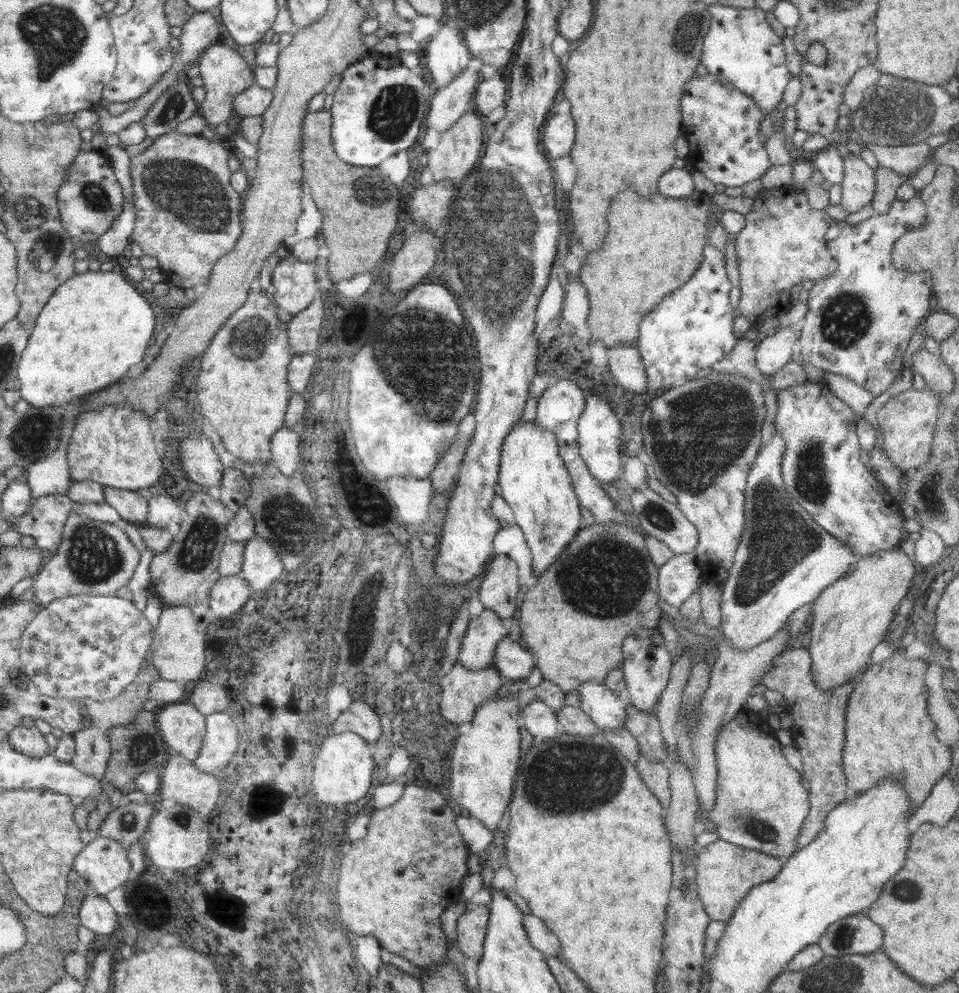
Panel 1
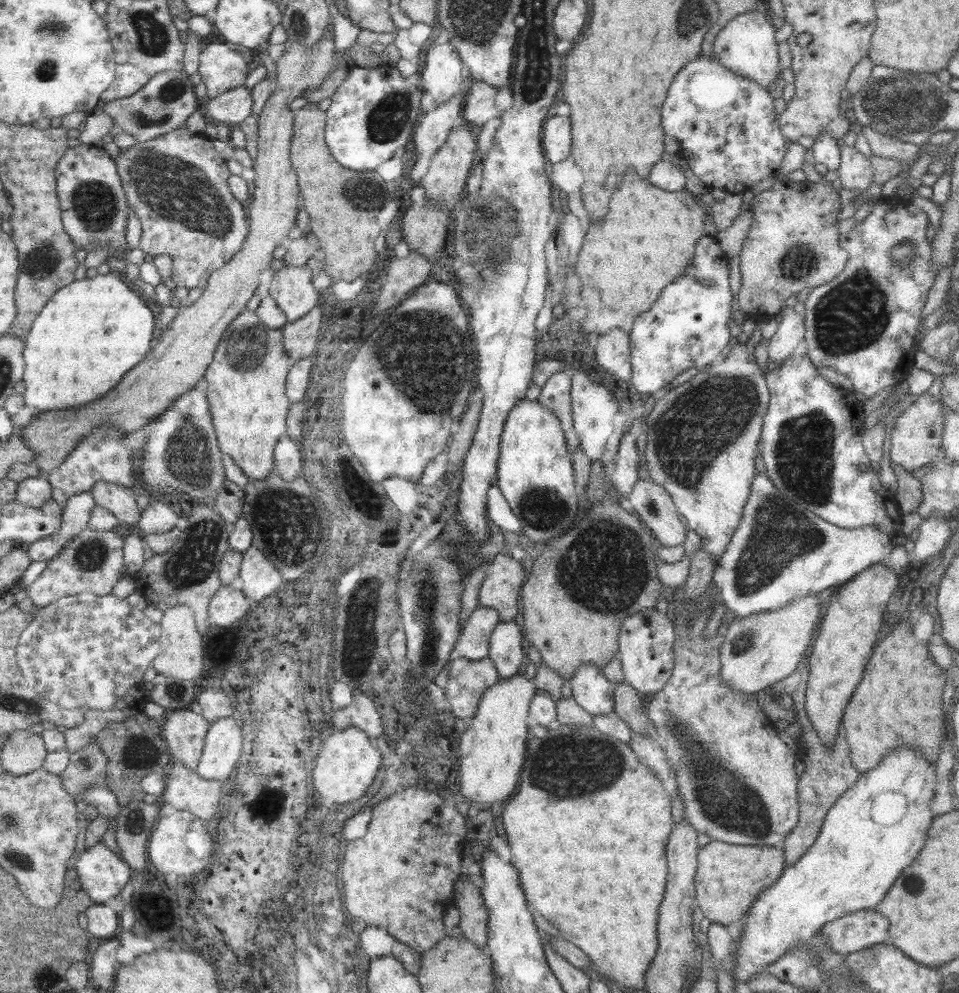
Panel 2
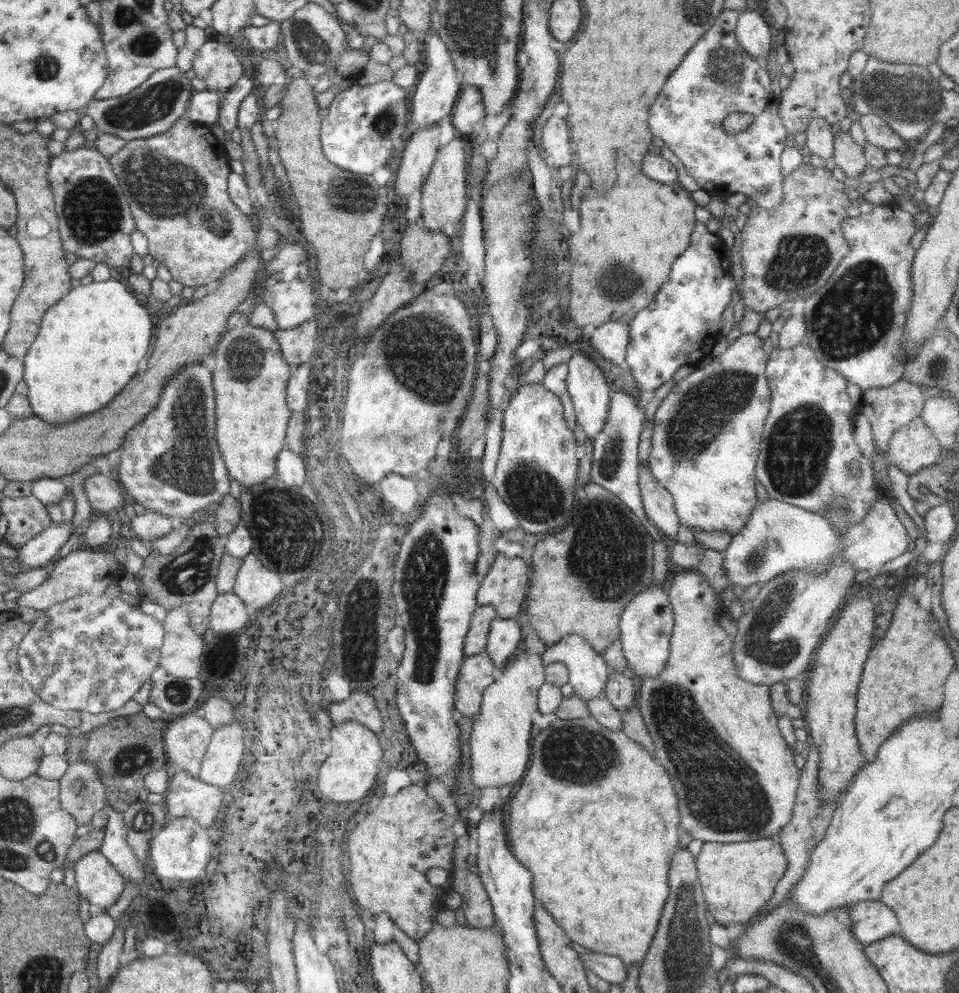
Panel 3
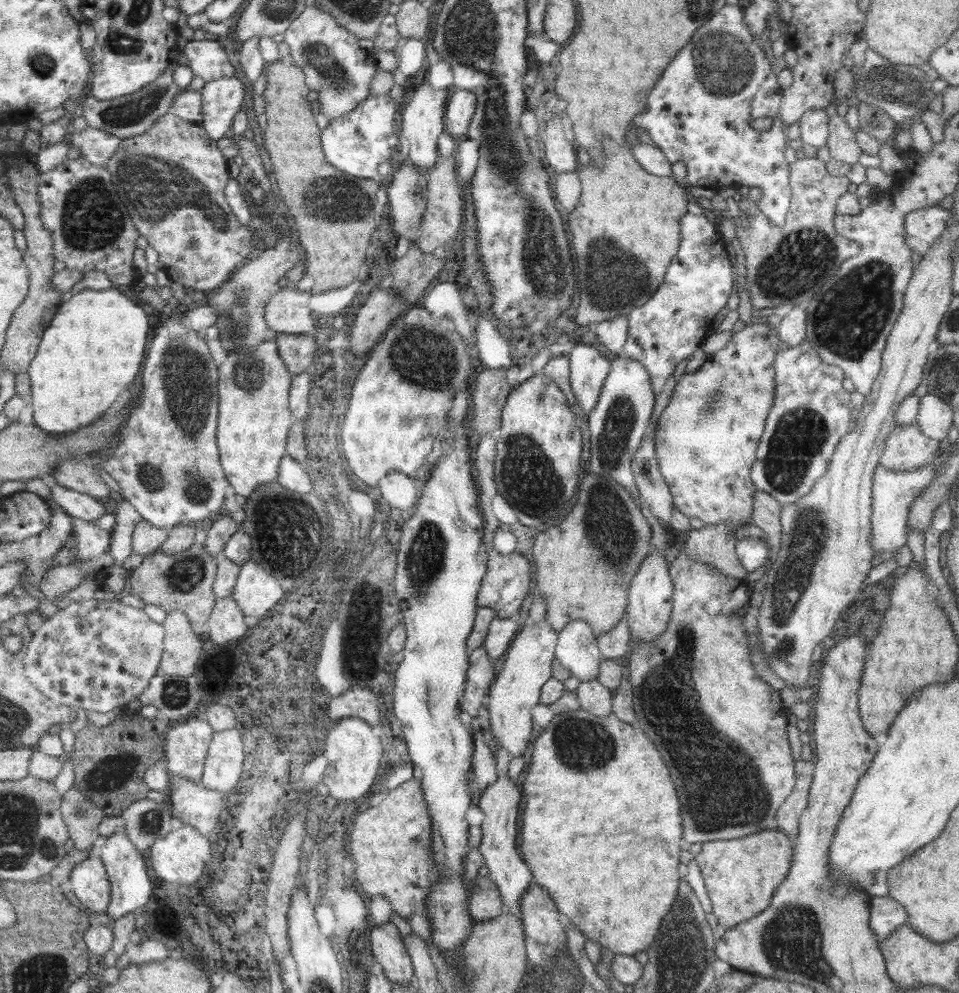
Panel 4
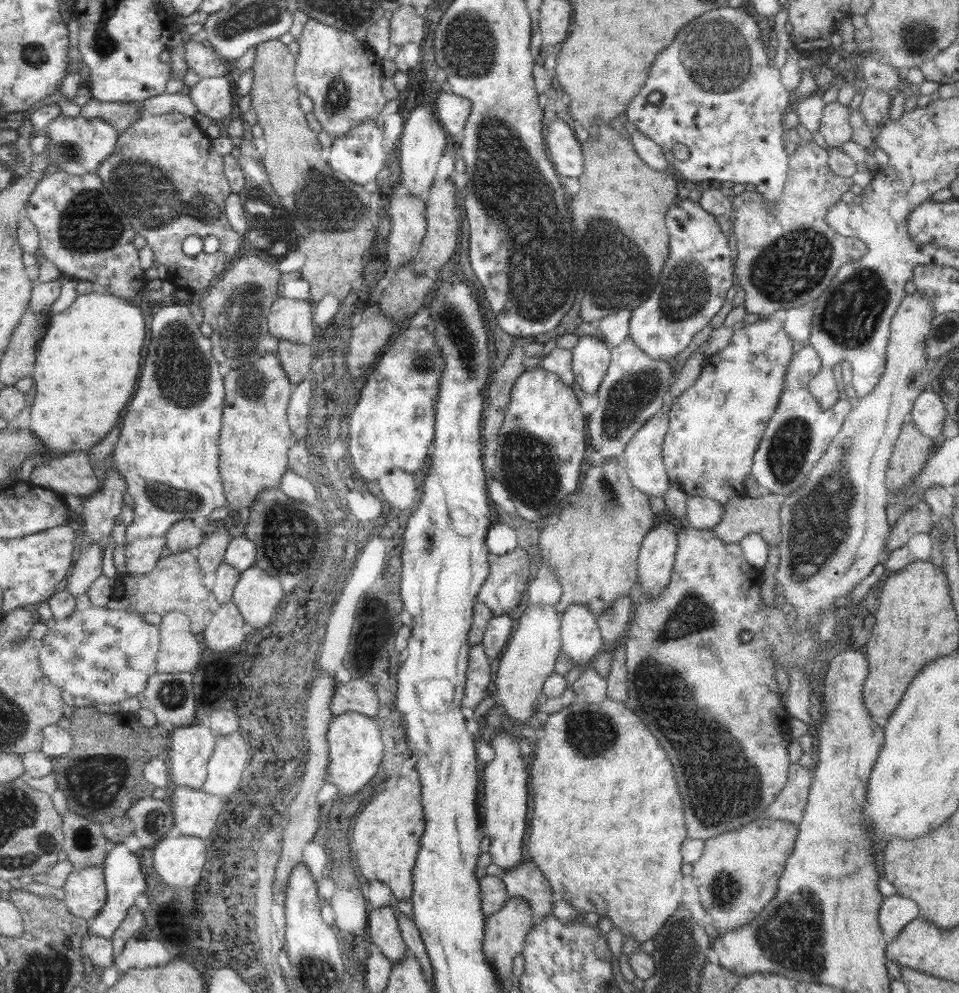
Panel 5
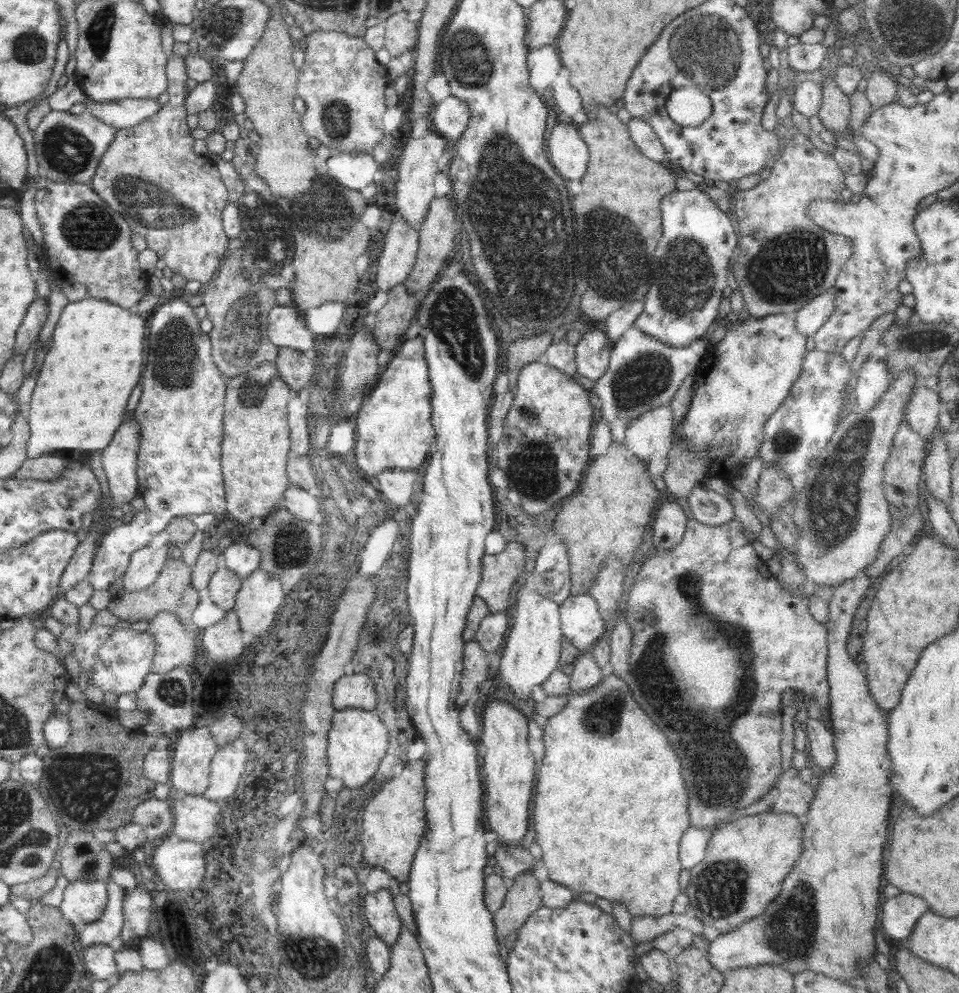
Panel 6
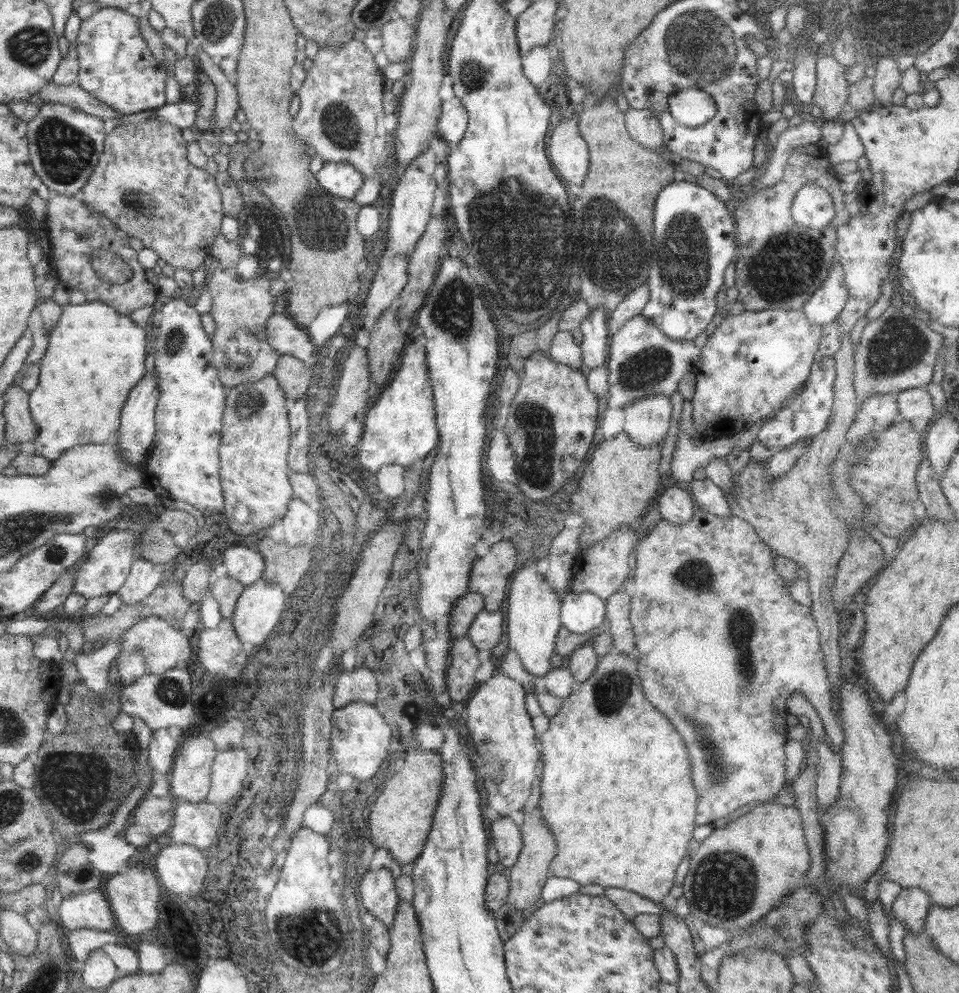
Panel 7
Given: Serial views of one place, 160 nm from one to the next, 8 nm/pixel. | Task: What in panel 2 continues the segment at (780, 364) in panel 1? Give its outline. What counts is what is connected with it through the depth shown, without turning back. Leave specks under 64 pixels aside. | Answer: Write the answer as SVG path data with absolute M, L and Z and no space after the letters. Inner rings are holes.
M783 310L778 319L778 329L770 338L769 360L781 363L787 359L802 340L805 340L805 325L802 314Z

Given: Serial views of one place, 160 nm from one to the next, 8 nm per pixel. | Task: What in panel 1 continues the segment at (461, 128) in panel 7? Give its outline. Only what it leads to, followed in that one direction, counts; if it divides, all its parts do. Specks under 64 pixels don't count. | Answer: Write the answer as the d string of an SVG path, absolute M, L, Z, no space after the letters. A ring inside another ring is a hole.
M496 72L492 78L484 79L476 85L476 92L473 98L475 111L482 117L488 116L504 103L506 96L506 84L501 72Z

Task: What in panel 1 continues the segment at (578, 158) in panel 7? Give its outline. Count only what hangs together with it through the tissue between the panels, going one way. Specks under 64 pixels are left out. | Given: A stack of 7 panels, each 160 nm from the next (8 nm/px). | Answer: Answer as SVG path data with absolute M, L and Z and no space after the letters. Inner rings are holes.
M555 114L542 126L541 144L550 158L568 156L574 144L574 120L570 114Z

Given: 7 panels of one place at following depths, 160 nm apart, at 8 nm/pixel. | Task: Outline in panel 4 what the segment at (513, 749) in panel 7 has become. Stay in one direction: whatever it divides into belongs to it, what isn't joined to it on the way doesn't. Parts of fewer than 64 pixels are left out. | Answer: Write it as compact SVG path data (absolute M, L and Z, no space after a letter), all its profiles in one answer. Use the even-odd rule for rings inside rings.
M508 775L499 776L494 783L483 788L478 808L485 814L481 831L481 843L477 846L485 860L490 877L502 895L505 910L521 920L519 904L533 881L533 874L525 860L520 858L516 850L516 822L518 822L518 804L521 800L520 783L514 783Z

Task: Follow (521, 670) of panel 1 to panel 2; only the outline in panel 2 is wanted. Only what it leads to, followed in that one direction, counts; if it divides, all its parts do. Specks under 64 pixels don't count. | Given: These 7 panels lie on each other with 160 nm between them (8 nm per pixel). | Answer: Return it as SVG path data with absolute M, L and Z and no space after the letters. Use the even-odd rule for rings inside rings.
M500 621L489 638L490 662L496 667L500 678L514 676L522 664L522 633L515 622Z

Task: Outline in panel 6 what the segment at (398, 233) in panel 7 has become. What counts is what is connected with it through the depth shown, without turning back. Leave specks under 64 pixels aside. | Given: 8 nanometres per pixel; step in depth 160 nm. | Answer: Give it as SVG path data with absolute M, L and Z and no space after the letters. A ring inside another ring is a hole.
M433 128L428 129L420 138L405 135L406 145L398 161L398 182L394 185L396 193L394 210L407 220L414 228L418 228L429 211L429 204L435 199L434 182L438 175L438 158L446 148L446 138L442 137Z

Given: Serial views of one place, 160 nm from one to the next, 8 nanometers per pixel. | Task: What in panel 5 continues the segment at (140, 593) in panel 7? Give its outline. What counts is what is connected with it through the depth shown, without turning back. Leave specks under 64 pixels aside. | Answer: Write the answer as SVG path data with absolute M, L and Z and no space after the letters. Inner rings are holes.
M148 537L128 542L125 548L125 573L148 574L166 553L164 537Z

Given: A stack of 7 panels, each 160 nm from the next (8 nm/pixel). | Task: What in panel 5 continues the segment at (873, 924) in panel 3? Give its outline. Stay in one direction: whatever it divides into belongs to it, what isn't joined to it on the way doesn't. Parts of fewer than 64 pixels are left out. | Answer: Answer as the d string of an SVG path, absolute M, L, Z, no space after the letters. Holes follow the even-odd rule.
M898 894L883 897L878 918L886 942L891 943L911 920L919 917L919 914L919 906L912 899Z

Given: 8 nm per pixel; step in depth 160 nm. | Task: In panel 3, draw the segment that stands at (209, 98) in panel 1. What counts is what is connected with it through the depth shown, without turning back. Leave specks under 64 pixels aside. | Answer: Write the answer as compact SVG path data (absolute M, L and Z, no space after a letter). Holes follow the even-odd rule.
M207 41L194 55L193 69L196 77L207 84L208 90L226 92L236 81L244 76L244 66L233 52L233 46L218 41Z

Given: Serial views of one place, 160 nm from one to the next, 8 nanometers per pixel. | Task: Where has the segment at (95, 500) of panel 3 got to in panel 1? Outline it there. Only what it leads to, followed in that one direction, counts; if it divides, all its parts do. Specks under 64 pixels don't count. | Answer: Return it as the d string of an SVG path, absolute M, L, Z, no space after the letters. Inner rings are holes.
M103 486L105 501L115 508L123 519L137 525L144 524L148 516L148 503L141 491Z

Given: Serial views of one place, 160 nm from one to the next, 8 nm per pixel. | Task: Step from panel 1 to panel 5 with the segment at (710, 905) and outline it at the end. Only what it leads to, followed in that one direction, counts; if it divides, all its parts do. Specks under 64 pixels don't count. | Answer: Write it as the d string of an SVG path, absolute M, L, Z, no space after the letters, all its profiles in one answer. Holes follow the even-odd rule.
M760 818L705 840L702 856L692 864L691 875L698 888L702 908L712 916L714 928L720 935L754 920L777 895L780 875L794 850L798 833L799 829L793 822Z

